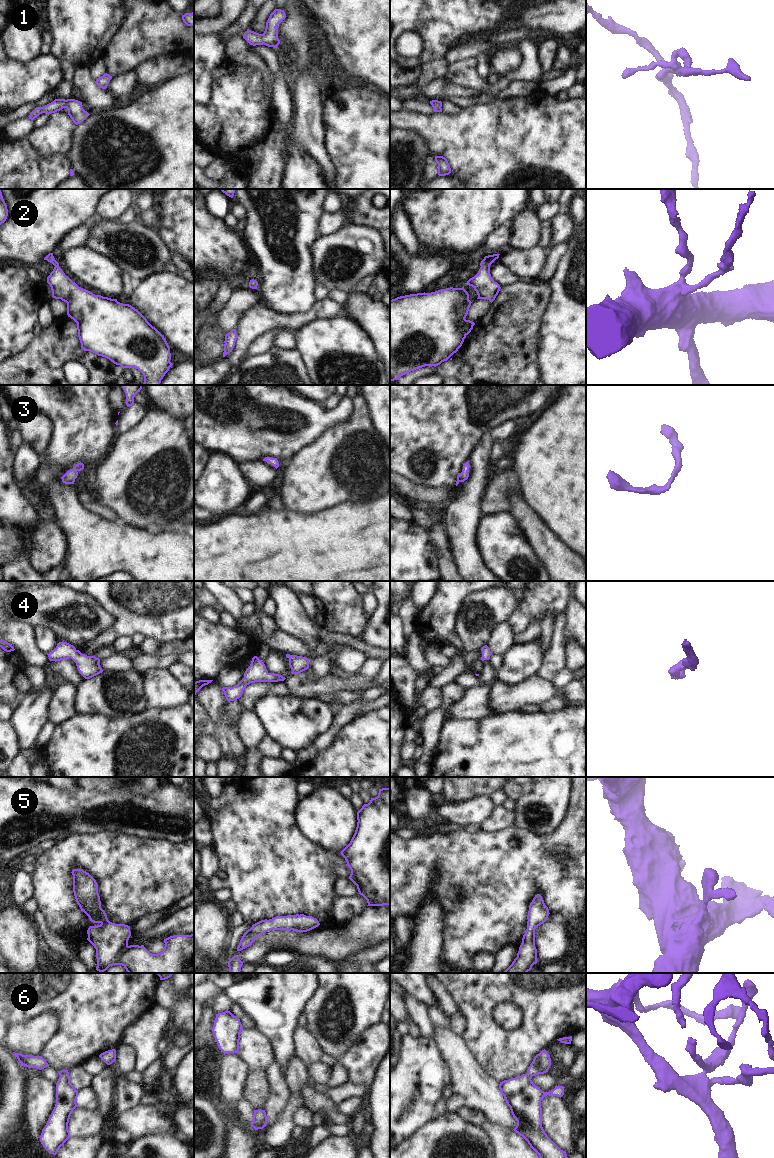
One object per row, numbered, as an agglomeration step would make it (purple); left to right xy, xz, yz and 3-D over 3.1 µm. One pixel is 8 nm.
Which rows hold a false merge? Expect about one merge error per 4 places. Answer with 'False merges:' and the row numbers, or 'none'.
False merges: none

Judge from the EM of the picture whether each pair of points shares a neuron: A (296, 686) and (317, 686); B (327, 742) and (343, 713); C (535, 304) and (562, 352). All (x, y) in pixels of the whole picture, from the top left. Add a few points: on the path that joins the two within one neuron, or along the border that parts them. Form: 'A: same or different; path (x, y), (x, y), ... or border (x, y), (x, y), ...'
A: same; path (301, 686), (312, 686)
B: same; path (330, 735), (340, 720)
C: different; border (551, 295), (550, 302), (542, 318), (539, 340)

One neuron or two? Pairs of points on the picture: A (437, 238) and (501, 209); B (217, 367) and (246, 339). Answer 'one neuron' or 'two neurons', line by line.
A: one neuron
B: two neurons

